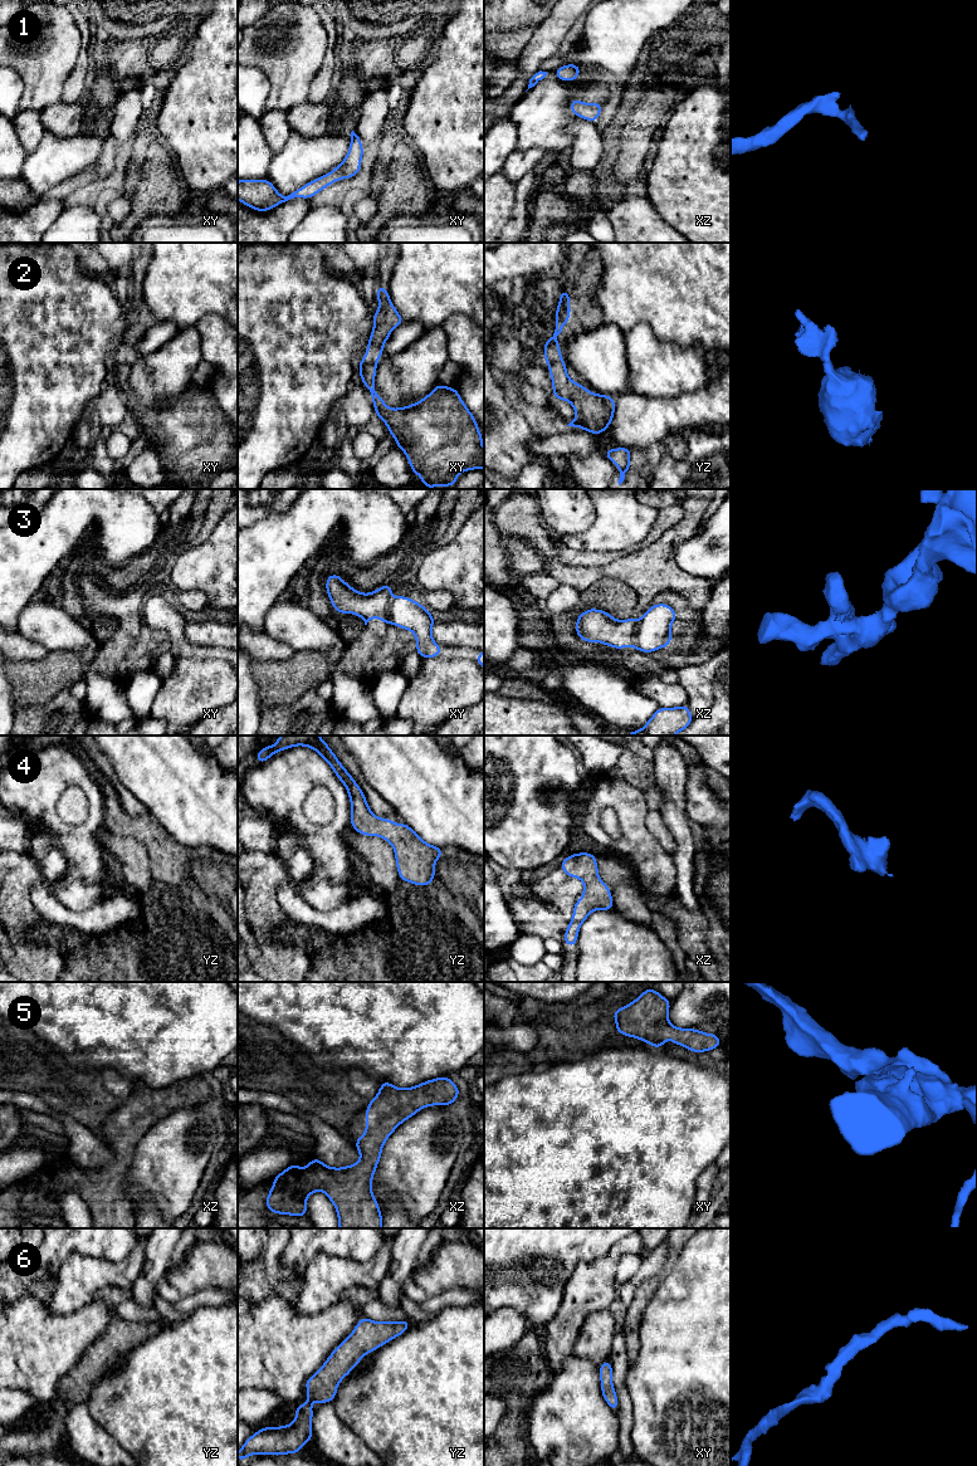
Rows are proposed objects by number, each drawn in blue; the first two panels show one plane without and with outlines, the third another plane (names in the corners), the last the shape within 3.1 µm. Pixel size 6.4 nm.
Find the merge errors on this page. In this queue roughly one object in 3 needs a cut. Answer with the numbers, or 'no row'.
3

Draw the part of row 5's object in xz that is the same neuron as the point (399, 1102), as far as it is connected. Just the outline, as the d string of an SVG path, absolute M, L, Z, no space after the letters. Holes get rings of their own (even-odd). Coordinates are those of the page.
M441 1076L424 1081L416 1086L400 1089L389 1081L380 1084L378 1094L370 1100L366 1108L366 1132L355 1139L361 1159L351 1166L333 1168L314 1157L307 1168L292 1163L285 1171L277 1174L274 1184L268 1192L267 1210L277 1215L308 1217L306 1201L316 1191L322 1191L334 1204L339 1228L382 1228L382 1213L372 1193L372 1177L382 1154L382 1147L395 1129L406 1119L414 1116L426 1106L451 1105L461 1090L449 1079Z

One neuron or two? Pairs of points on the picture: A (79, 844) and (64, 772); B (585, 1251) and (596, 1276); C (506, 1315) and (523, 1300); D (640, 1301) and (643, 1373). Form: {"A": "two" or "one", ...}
{"A": "one", "B": "two", "C": "two", "D": "two"}

